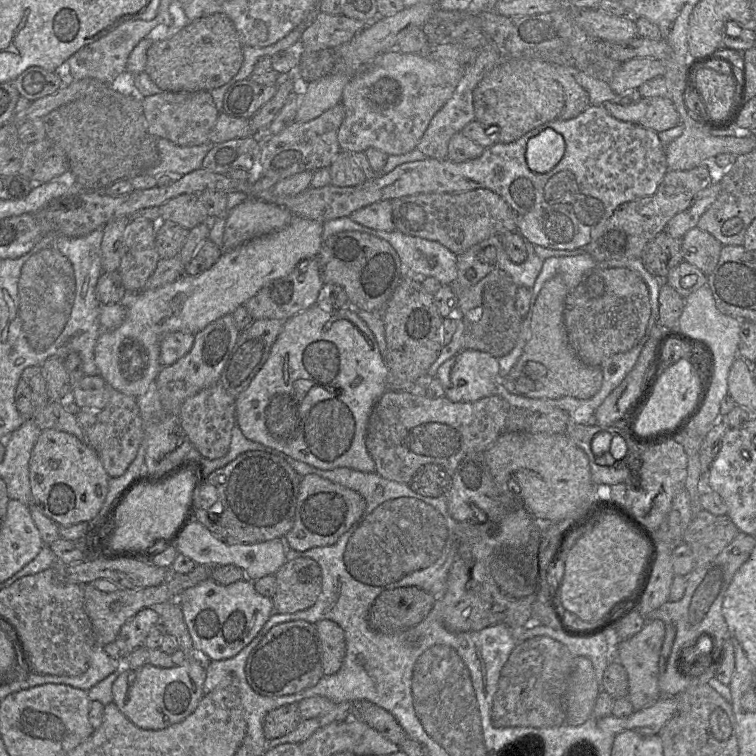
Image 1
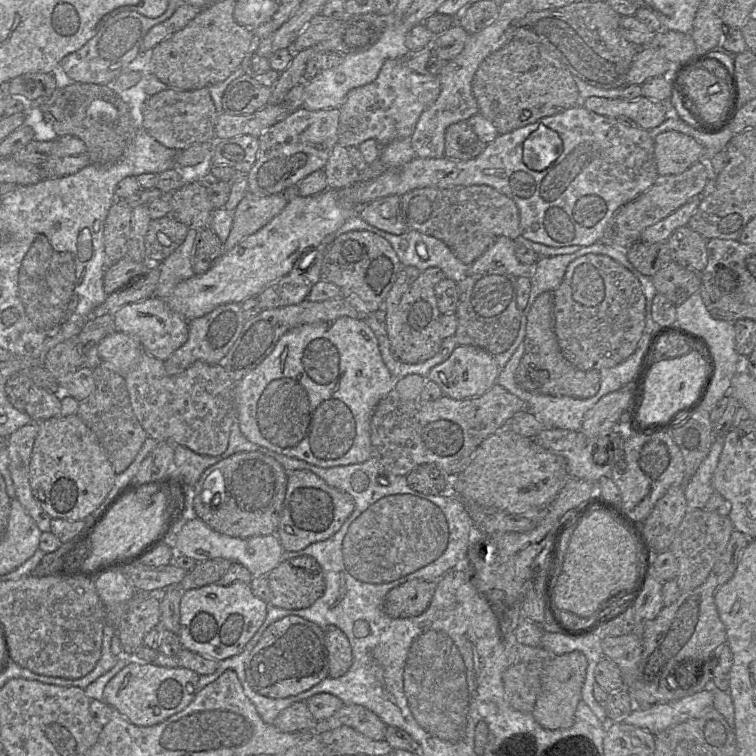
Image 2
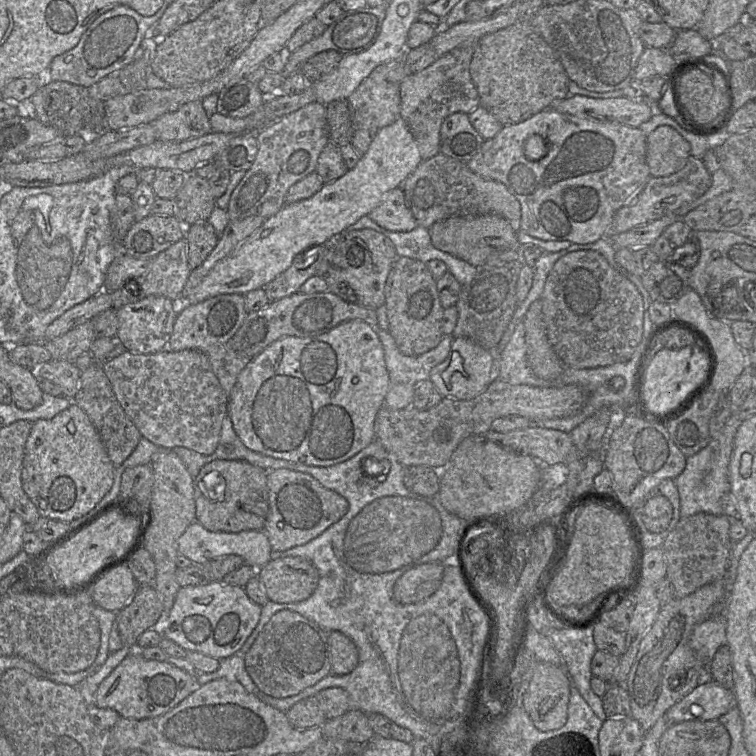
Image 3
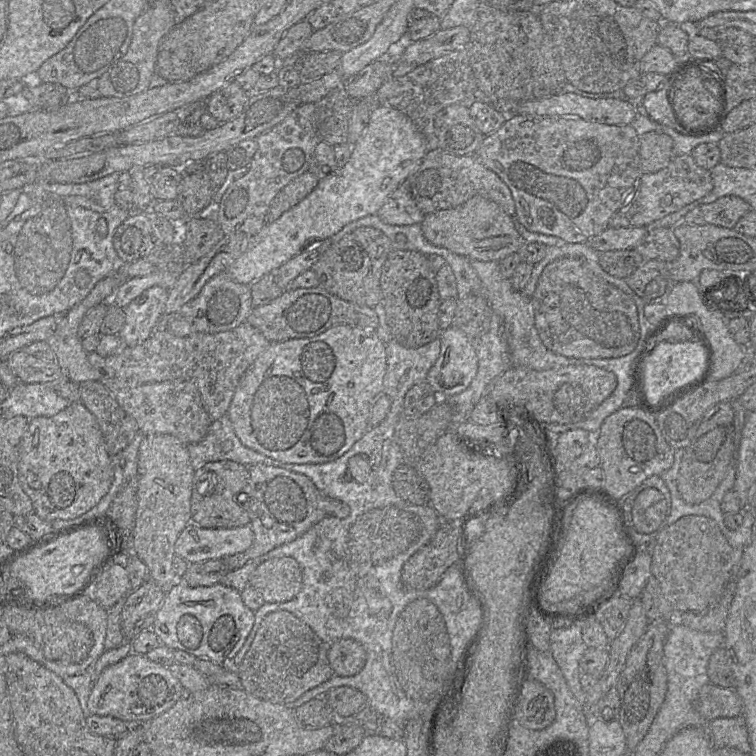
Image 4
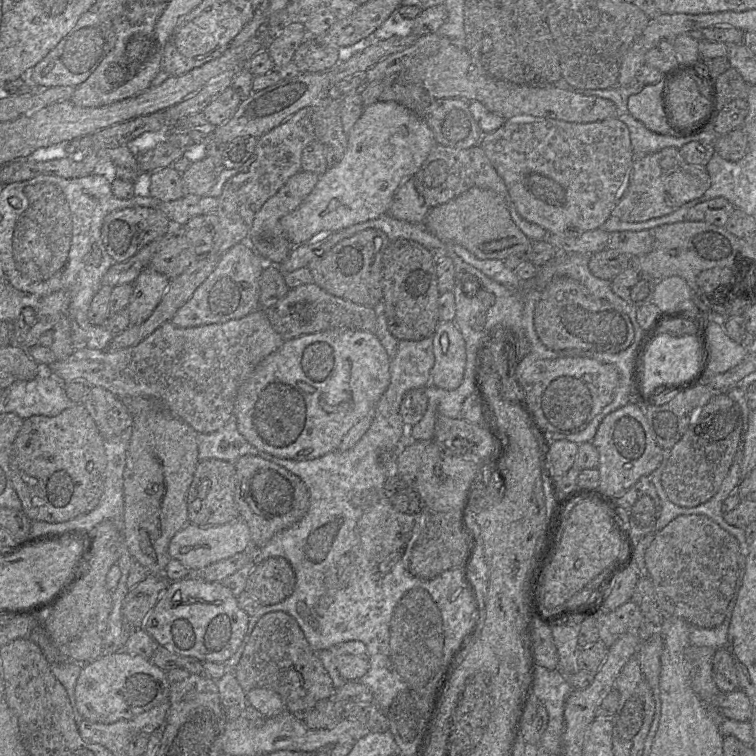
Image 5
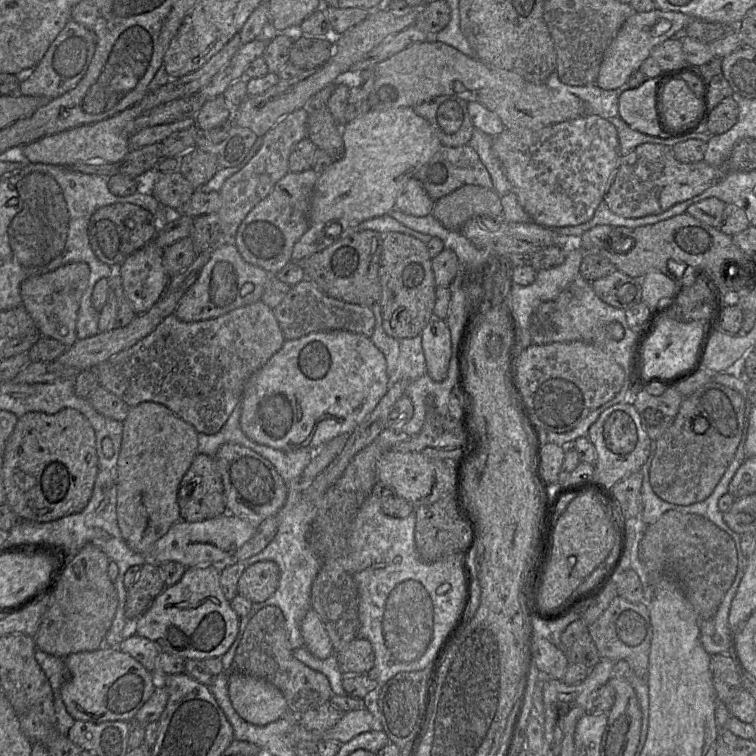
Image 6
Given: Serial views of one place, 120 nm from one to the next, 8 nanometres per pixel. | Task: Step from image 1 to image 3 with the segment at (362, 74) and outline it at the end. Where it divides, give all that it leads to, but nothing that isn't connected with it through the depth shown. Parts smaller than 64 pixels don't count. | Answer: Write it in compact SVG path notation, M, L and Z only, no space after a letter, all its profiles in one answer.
M366 78L346 101L354 131L377 131L400 117L400 88L397 83Z

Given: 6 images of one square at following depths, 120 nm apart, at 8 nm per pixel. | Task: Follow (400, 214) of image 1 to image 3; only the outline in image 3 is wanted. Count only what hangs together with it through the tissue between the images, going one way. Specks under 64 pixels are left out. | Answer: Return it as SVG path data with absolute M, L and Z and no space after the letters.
M439 152L423 160L402 185L405 204L418 226L429 229L436 222L450 217L494 214L506 219L518 233L521 225L519 201L500 182L484 179L473 173L466 163Z

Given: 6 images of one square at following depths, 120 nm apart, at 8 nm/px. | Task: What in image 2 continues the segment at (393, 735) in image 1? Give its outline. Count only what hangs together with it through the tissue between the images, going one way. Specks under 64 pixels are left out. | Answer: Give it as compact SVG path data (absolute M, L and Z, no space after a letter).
M343 705L332 716L315 722L312 731L322 733L340 726L351 727L375 741L385 740L387 725L375 713L360 705Z

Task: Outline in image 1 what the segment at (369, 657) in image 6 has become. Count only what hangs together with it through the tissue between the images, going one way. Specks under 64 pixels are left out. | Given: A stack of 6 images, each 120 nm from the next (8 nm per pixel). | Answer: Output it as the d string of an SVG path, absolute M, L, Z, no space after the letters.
M321 620L314 625L322 646L323 673L332 675L340 669L345 657L345 632L332 620Z

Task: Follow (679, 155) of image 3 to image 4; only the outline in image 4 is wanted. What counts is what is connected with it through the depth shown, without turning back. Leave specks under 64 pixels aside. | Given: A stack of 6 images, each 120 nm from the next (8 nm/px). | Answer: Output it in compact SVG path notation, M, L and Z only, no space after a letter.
M648 132L640 136L642 173L655 173L673 159L673 140L664 133Z

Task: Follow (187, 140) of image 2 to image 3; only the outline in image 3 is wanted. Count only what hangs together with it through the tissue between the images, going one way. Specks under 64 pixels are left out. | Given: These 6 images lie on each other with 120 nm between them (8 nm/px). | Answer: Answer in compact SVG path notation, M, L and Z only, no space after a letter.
M202 101L186 103L178 110L165 113L150 123L155 130L156 140L161 141L184 141L212 131Z

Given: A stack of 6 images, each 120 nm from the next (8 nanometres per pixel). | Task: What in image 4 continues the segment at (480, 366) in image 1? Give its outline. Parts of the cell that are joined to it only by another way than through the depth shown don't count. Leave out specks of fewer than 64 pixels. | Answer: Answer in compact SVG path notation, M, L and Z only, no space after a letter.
M456 326L441 330L439 338L440 355L426 381L440 399L447 399L468 388L477 373L478 359L467 335Z

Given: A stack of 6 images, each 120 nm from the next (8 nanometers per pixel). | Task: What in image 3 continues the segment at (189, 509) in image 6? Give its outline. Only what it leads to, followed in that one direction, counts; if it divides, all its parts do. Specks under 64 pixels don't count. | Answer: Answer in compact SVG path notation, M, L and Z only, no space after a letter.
M213 460L194 478L196 521L210 531L263 530L270 510L268 471L243 460Z

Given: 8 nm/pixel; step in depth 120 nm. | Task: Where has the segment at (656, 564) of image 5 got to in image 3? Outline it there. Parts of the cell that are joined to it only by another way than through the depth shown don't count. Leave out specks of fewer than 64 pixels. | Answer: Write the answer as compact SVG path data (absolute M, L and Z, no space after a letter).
M697 513L681 518L669 533L661 548L667 565L666 579L671 582L676 599L724 576L731 547L729 528L729 518L724 515Z

